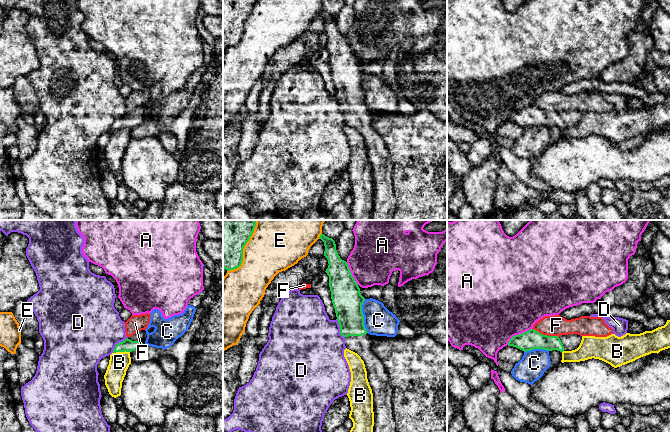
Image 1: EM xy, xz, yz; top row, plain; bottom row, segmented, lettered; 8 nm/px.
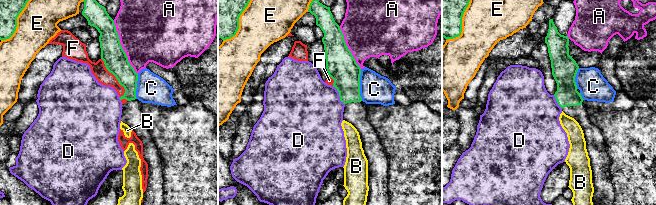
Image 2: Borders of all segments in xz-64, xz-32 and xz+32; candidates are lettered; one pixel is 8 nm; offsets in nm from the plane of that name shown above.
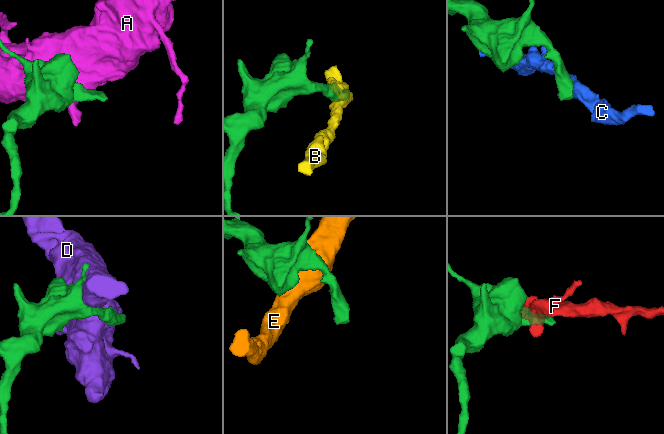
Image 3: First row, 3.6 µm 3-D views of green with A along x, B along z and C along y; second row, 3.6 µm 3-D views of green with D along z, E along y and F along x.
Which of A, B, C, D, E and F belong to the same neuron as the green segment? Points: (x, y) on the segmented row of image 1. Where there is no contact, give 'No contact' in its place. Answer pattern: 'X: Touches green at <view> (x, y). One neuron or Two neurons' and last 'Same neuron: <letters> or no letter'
A: Touches green at yz (519, 334). Two neurons
B: Touches green at xy (121, 351). Two neurons
C: Touches green at xz (363, 316). Two neurons
D: Touches green at xy (118, 343). Two neurons
E: Touches green at xz (243, 248). Two neurons
F: Touches green at yz (545, 335). Two neurons
Same neuron: no letter

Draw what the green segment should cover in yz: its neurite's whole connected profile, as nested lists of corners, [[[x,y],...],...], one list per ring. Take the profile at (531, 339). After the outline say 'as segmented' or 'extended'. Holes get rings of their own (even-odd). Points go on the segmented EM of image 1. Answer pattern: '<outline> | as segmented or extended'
[[[530,329],[522,334],[513,336],[509,340],[508,346],[516,347],[524,352],[534,349],[563,352],[577,349],[581,340],[582,336],[578,334],[561,335],[560,337],[547,336]]] | extended

